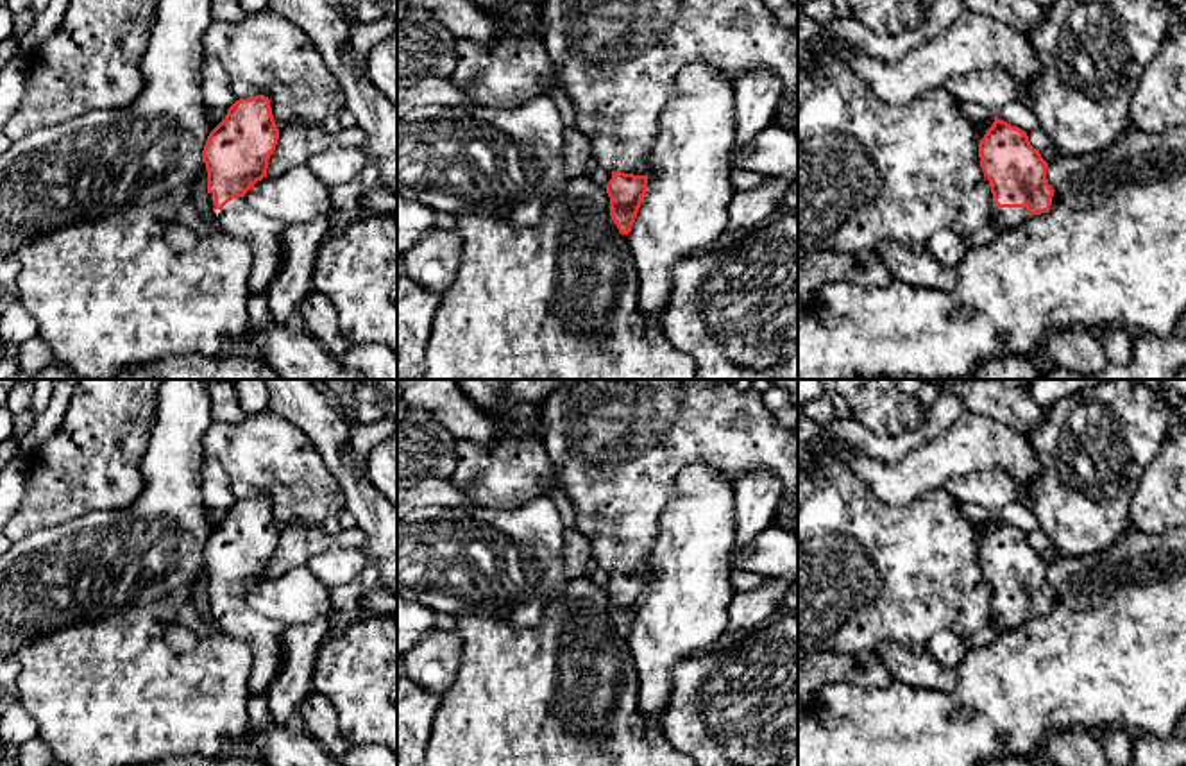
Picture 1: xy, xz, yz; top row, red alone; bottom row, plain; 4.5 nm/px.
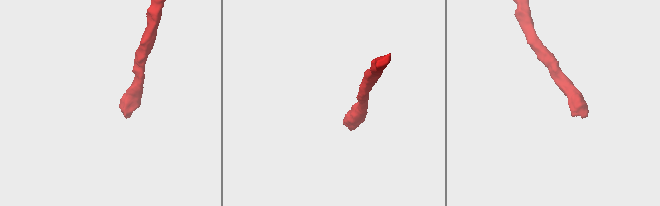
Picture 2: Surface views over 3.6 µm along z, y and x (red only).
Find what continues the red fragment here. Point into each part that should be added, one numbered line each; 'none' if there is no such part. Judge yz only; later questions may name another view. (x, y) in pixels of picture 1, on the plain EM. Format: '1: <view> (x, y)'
1: yz (1000, 620)

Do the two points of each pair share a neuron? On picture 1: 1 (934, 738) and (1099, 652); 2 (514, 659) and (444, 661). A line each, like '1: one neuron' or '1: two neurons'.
1: one neuron
2: two neurons

